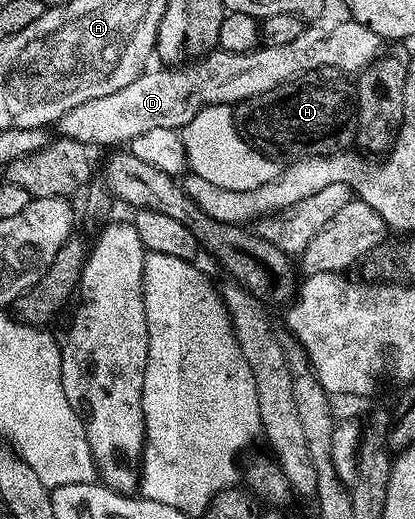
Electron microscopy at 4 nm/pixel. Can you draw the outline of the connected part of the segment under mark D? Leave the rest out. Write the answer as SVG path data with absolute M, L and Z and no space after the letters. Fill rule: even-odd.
M344 18L340 24L327 28L322 32L319 28L304 27L297 35L284 39L281 46L256 46L250 52L225 52L216 50L208 52L200 60L192 60L190 64L178 66L159 66L156 72L145 70L129 86L121 86L117 94L105 94L105 98L89 98L89 102L81 102L81 106L73 106L57 121L60 137L76 140L84 146L91 144L115 144L111 146L127 146L137 134L145 134L145 130L173 128L181 130L203 108L214 104L234 106L243 100L253 98L257 94L265 94L277 86L287 84L291 80L300 79L303 72L318 73L321 66L337 66L342 74L358 74L379 59L384 51L385 42L373 30L361 26L350 18Z

